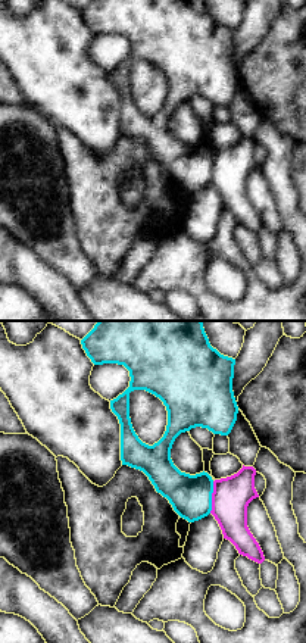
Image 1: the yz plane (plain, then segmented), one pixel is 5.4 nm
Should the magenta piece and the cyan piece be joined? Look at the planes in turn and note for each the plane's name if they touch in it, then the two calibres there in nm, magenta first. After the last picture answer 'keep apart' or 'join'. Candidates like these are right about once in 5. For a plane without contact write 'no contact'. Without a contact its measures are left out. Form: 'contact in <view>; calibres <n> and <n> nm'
contact in yz; calibres 200 and 220 nm

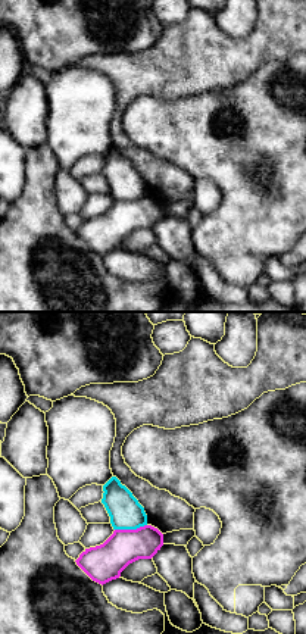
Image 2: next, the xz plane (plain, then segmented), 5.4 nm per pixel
contact in xz; calibres 200 and 180 nm

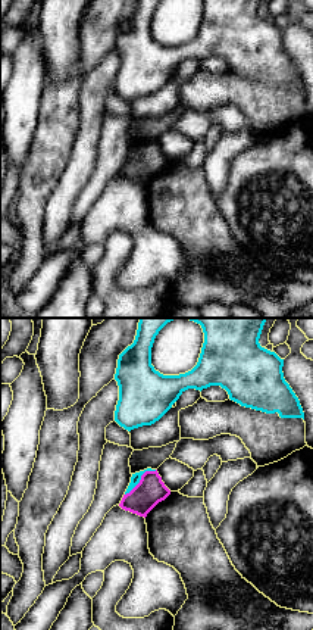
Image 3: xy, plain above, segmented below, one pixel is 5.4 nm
contact in xy; calibres 160 and 50 nm

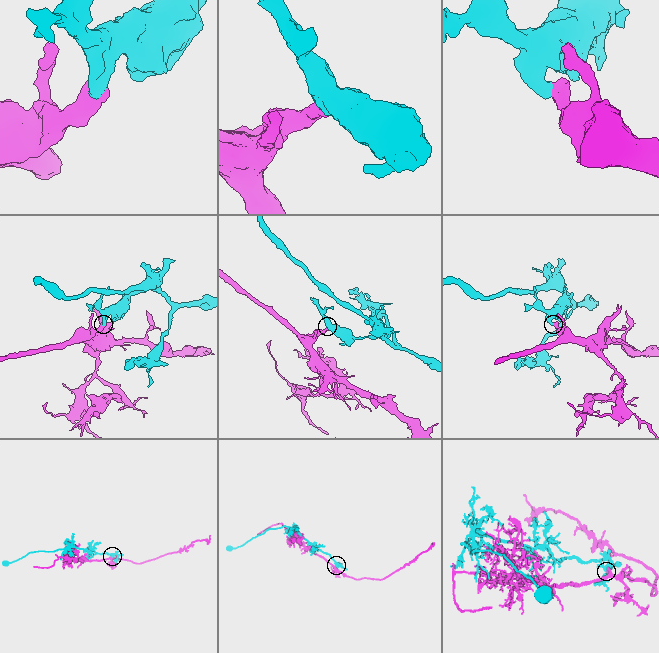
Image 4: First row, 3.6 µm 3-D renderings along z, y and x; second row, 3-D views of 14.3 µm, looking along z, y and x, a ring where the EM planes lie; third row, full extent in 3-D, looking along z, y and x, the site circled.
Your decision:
keep apart

